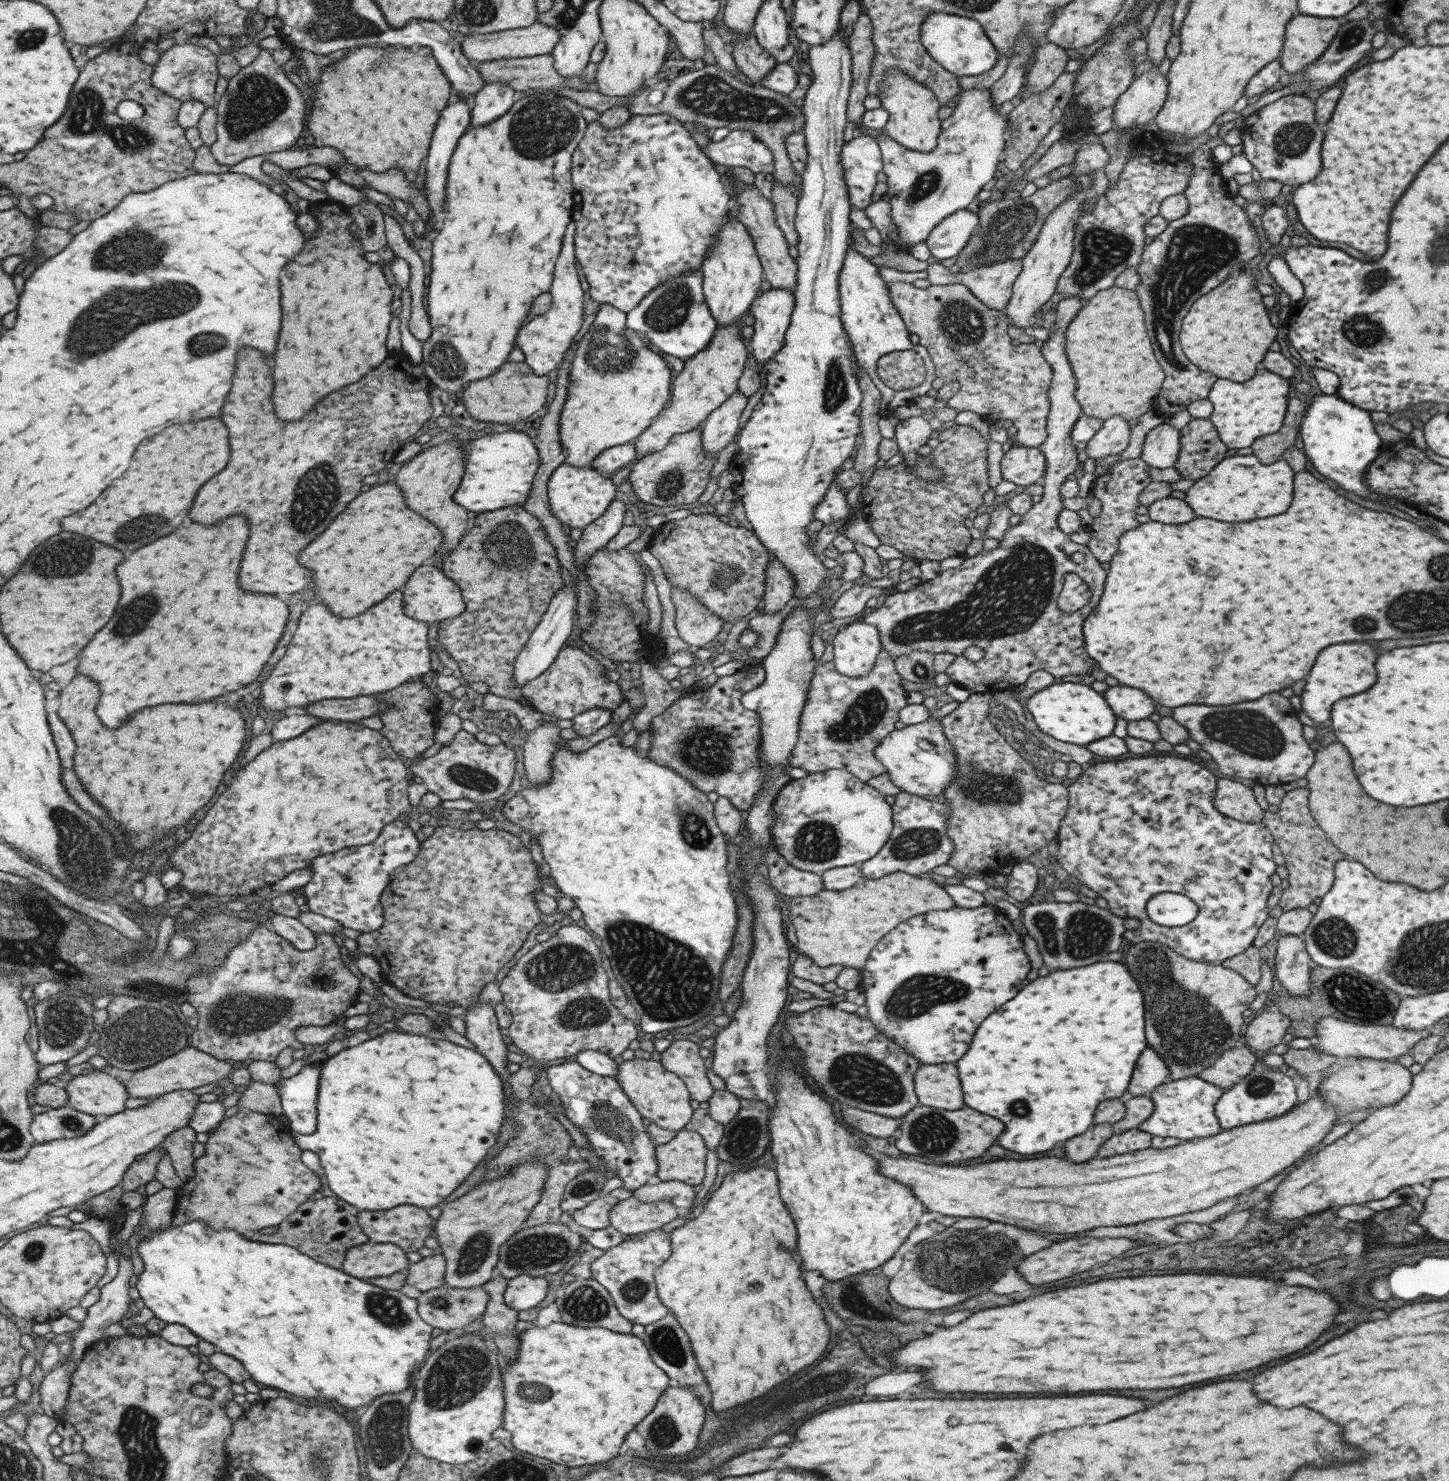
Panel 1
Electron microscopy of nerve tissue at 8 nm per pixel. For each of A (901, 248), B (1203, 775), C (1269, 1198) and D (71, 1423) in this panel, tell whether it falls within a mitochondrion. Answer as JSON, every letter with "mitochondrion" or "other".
{"A":"other","B":"other","C":"other","D":"other"}

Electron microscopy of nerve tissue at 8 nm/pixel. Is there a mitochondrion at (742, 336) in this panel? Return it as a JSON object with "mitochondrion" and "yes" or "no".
{"mitochondrion":"no"}

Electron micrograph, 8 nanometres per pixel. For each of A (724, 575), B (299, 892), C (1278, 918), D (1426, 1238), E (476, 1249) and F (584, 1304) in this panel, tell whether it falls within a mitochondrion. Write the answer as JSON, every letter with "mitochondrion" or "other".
{"A":"mitochondrion","B":"other","C":"other","D":"other","E":"mitochondrion","F":"mitochondrion"}

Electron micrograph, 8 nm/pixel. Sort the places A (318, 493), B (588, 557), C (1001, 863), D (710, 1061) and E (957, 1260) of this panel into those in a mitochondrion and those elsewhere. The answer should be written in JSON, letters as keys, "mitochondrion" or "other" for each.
{"A":"mitochondrion","B":"other","C":"other","D":"other","E":"mitochondrion"}

